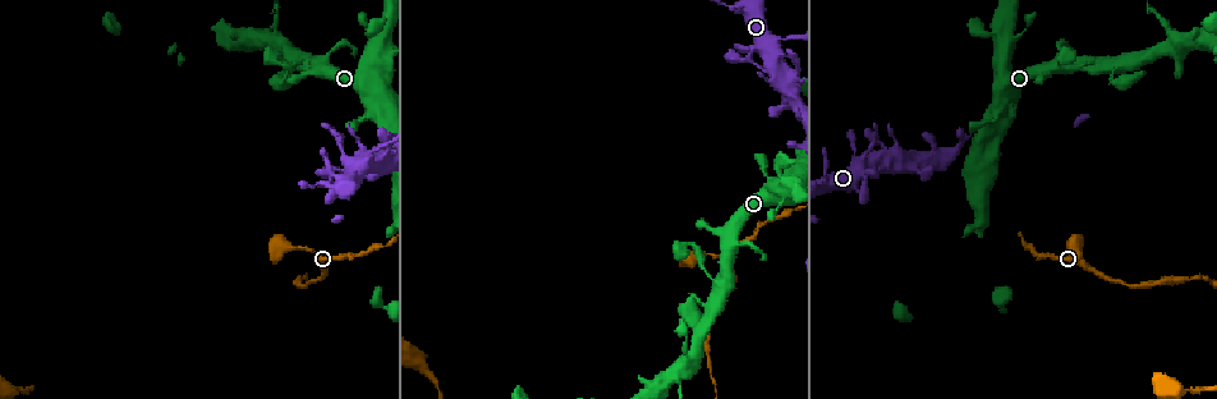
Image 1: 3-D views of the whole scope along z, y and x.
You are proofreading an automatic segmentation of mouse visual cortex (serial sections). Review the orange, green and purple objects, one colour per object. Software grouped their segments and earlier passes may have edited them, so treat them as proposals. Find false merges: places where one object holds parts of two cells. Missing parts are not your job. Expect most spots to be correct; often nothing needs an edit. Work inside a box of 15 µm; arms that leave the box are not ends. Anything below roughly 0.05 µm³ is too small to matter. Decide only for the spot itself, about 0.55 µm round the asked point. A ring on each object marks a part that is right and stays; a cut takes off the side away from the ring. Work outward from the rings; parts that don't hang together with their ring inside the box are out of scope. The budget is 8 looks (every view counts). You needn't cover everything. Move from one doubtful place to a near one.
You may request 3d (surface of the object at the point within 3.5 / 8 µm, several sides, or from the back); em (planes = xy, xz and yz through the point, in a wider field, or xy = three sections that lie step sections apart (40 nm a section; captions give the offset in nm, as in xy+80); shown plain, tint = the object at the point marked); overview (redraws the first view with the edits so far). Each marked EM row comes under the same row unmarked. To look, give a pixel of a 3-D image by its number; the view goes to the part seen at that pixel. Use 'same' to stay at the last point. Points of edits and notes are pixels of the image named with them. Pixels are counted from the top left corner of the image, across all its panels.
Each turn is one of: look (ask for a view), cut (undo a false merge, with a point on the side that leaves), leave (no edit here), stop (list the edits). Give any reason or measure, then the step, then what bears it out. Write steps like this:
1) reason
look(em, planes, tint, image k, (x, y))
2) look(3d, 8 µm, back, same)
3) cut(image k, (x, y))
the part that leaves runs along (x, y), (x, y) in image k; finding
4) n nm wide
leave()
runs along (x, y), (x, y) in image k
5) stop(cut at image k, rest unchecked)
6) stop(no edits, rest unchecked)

thin neck
look(3d, 3.5 µm, image 1, (887, 168))

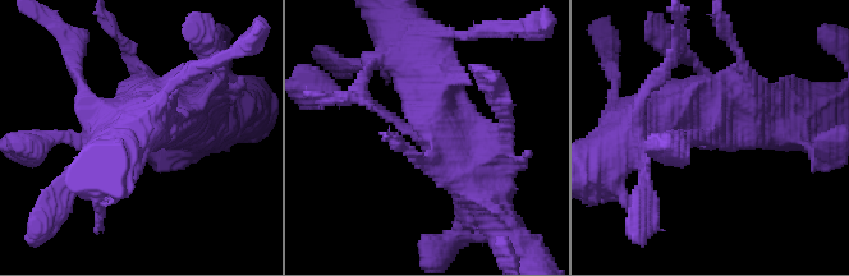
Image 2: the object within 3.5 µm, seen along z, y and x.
look(em, planes, tint, image 2, (715, 135))

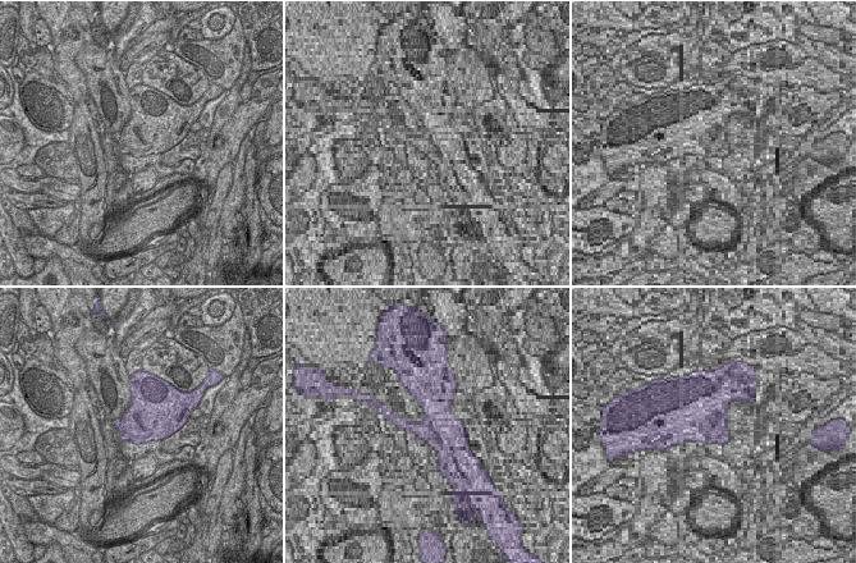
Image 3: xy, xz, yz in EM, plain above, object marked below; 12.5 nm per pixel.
leave()
runs along (425, 78), (464, 170), (500, 222) in image 2; continuous, no second cell

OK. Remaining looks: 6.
abrupt turn
look(3d, 3.5 µm, image 1, (779, 166))

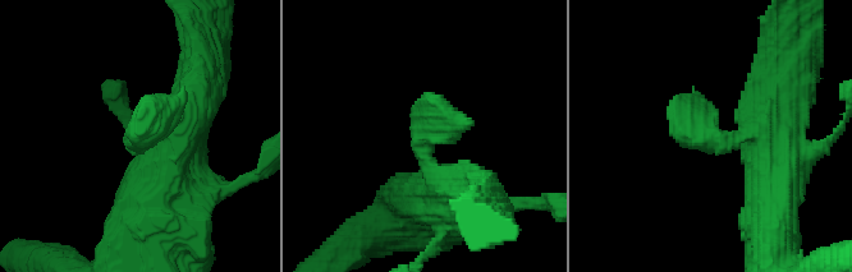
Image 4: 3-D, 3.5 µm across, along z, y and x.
need the tissue
look(em, xy, step 5, tint, image 4, (424, 137))

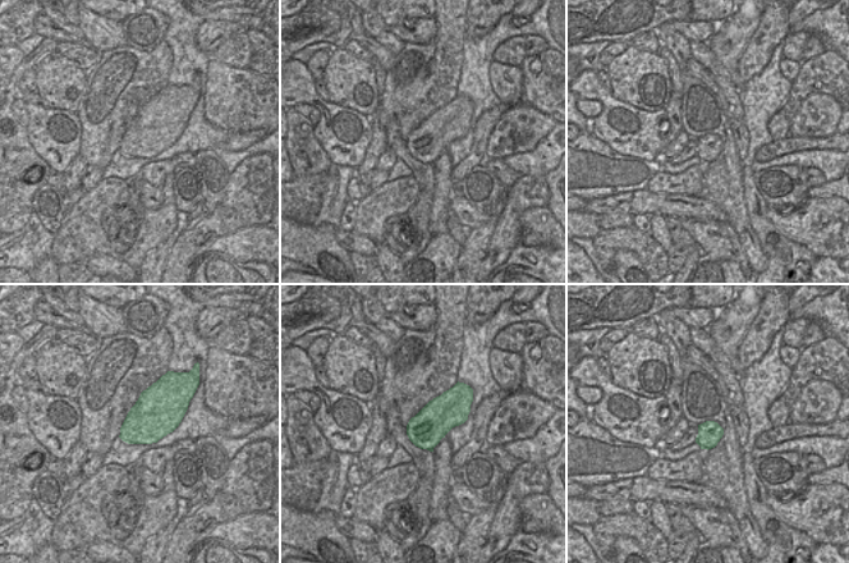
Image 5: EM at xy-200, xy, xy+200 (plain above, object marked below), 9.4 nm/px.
leave()
runs along (772, 153), (756, 133), (706, 137), (694, 86) in image 4; continuous, no second cell

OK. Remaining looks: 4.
look(3d, 8 µm, back, image 1, (356, 121))

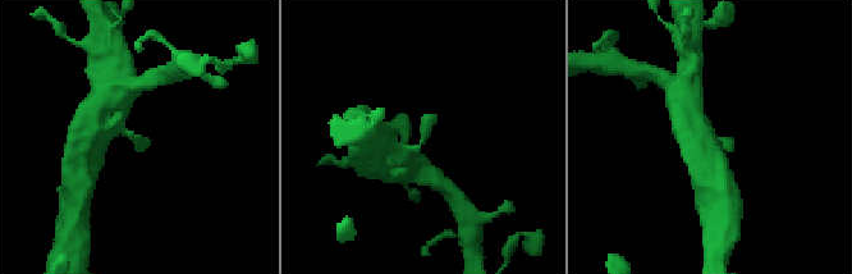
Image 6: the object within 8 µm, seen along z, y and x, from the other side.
look(3d, 3.5 µm, back, image 6, (135, 136))

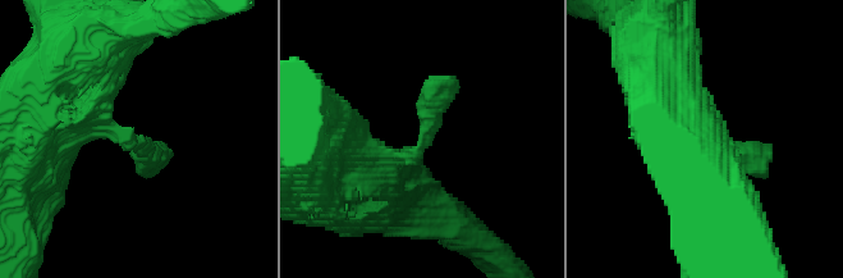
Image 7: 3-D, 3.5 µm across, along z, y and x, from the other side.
need the tissue
look(em, xy, step 2, tint, image 7, (139, 141))

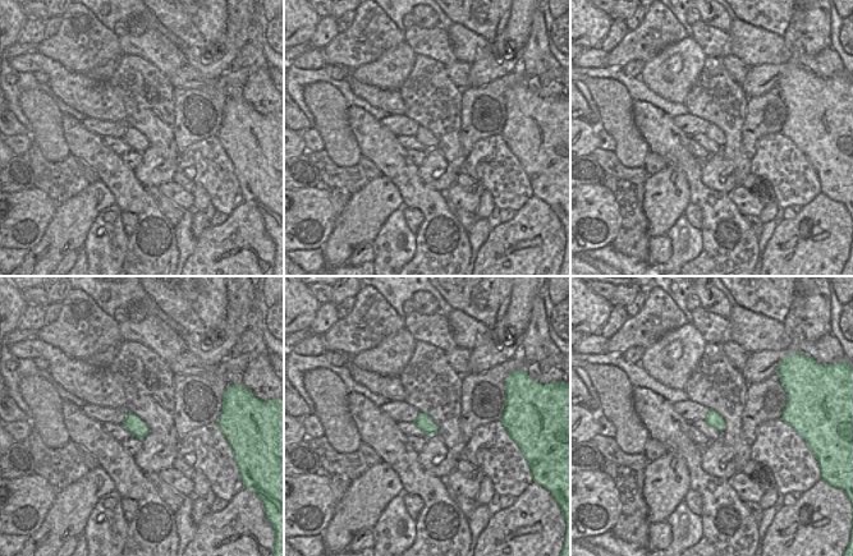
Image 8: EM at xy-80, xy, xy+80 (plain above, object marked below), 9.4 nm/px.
leave()
runs along (380, 167), (427, 140), (454, 78) in image 7; one cell here

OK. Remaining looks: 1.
stop(no edits, rest unchecked)

